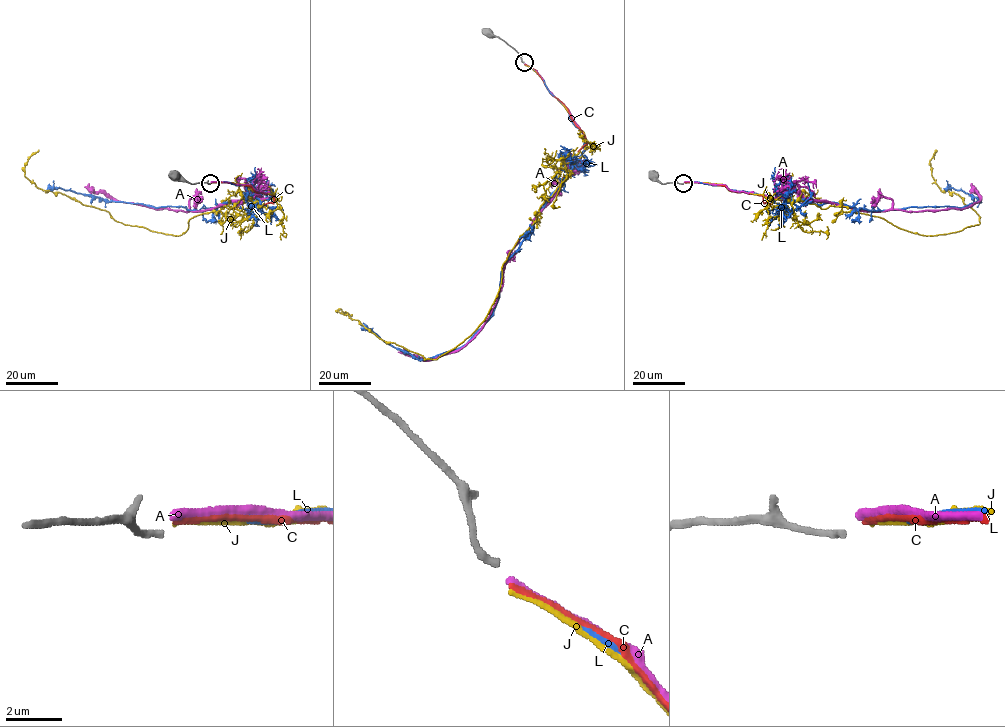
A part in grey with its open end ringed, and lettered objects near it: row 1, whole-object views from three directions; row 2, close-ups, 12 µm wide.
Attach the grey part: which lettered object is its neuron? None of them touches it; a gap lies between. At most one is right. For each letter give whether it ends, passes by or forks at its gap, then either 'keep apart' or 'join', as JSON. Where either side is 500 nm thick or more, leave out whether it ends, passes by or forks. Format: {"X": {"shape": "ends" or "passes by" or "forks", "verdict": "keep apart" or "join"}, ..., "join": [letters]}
{"A": {"shape": "ends", "verdict": "join"}, "C": {"shape": "ends", "verdict": "keep apart"}, "J": {"shape": "ends", "verdict": "keep apart"}, "L": {"shape": "ends", "verdict": "keep apart"}, "join": ["A"]}

